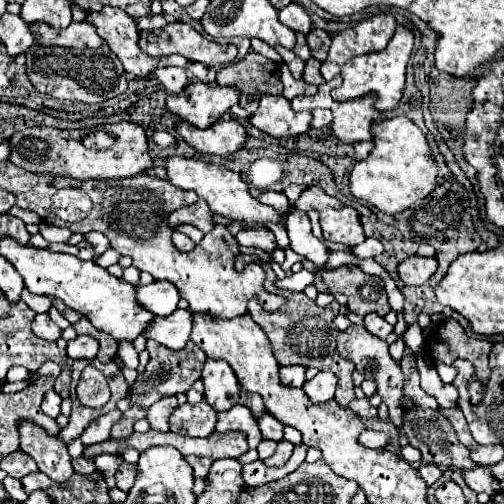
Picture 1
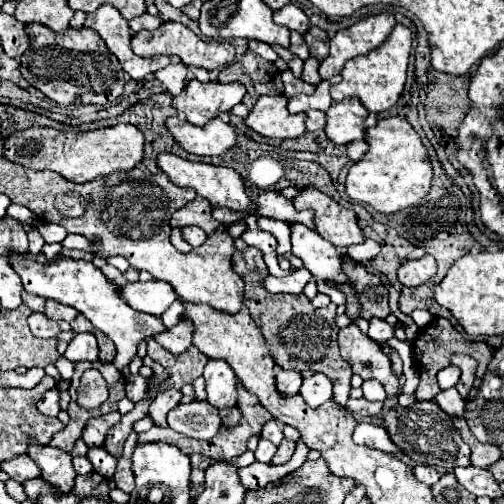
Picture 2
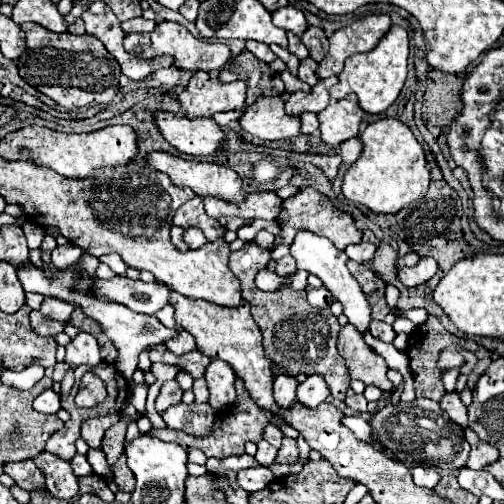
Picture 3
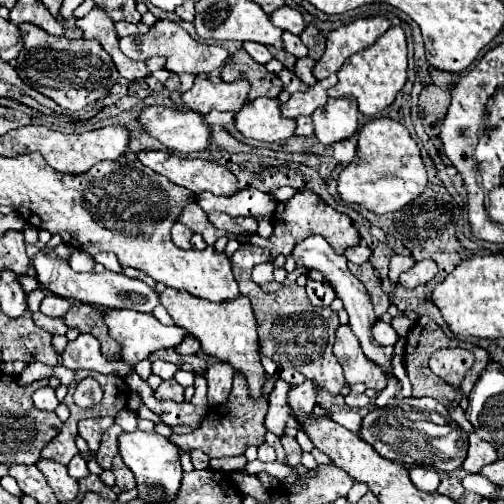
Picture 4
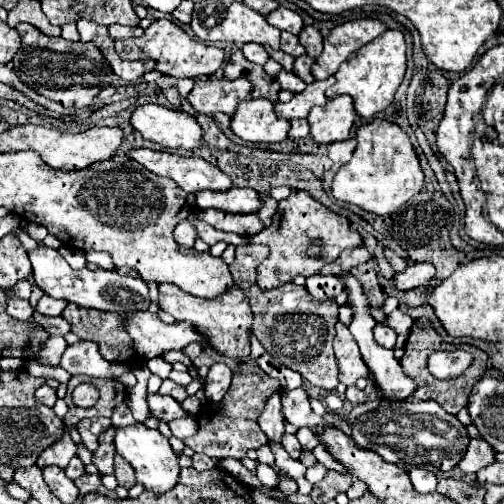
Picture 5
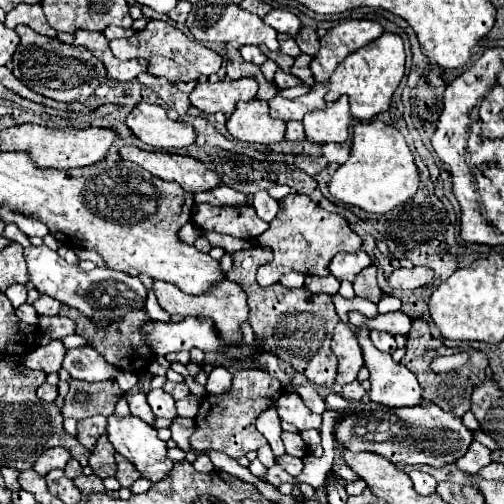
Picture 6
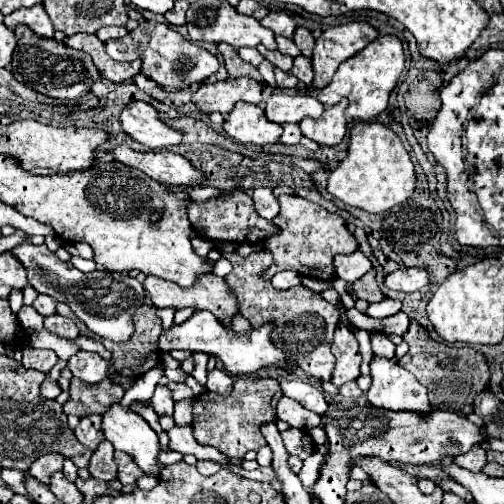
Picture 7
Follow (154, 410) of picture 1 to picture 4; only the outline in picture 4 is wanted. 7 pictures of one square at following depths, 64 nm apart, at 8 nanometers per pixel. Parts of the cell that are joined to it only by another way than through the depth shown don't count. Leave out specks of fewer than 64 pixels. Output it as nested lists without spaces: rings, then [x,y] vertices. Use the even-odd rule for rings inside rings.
[[[164,380],[158,390],[154,392],[156,400],[172,400],[172,402],[184,402],[184,388],[176,380]]]

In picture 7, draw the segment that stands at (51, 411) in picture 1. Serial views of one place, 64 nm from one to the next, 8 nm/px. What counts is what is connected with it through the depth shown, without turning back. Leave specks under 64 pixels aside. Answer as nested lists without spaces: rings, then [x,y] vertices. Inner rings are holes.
[[[46,378],[46,380],[42,382],[42,386],[40,386],[40,394],[42,394],[46,400],[54,400],[54,398],[60,394],[60,386],[58,386],[58,382]]]

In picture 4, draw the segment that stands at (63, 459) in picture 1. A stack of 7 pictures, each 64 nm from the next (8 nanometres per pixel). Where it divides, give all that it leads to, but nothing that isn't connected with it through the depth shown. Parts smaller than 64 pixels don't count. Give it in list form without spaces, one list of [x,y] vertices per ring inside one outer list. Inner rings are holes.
[[[40,458],[36,462],[36,466],[46,476],[48,486],[54,490],[54,494],[60,502],[70,502],[78,496],[78,480],[68,474],[68,468],[64,464]]]

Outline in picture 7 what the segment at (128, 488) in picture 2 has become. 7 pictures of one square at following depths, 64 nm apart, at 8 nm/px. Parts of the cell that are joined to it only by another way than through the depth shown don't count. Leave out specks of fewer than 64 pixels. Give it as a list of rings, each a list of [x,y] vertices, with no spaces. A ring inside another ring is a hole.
[[[114,452],[114,460],[118,464],[118,480],[124,486],[134,484],[144,474],[144,472],[140,472],[138,464],[130,456],[124,456],[124,452]]]

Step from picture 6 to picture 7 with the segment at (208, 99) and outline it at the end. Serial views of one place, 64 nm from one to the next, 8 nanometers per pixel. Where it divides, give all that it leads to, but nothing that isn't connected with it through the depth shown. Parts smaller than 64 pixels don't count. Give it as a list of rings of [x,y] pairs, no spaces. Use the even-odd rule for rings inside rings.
[[[226,78],[214,84],[202,84],[194,94],[192,102],[204,112],[230,114],[236,102],[262,102],[262,84],[252,78]]]

